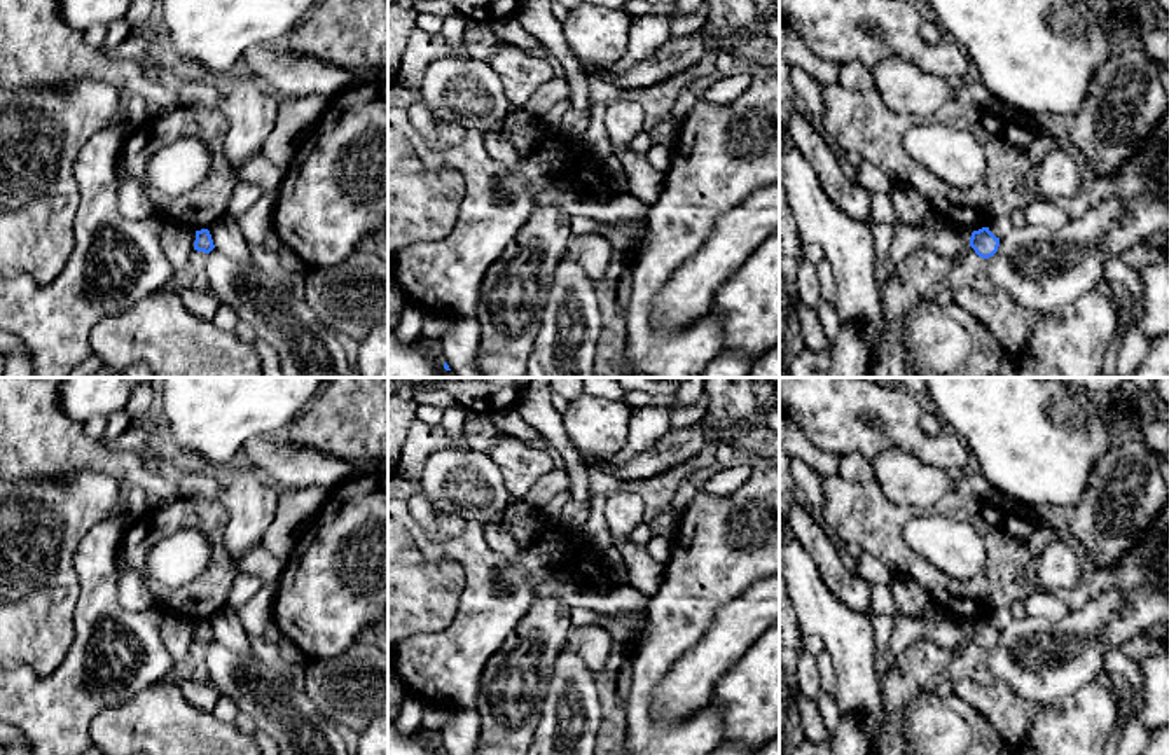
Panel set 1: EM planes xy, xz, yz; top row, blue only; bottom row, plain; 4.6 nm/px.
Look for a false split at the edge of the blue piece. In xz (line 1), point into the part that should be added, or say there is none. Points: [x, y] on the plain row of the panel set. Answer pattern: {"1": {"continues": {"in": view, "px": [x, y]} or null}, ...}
{"1": {"continues": null}}

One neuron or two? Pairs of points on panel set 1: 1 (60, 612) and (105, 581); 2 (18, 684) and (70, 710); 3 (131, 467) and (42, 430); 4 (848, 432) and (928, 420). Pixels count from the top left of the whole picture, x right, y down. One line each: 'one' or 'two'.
1: two
2: one
3: one
4: two

